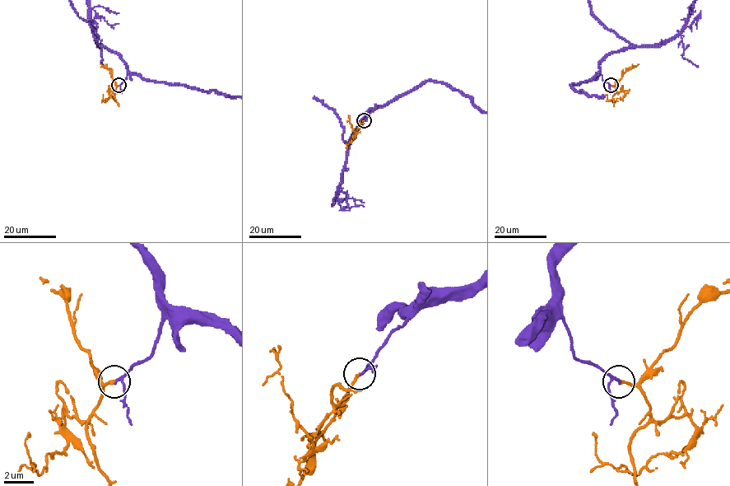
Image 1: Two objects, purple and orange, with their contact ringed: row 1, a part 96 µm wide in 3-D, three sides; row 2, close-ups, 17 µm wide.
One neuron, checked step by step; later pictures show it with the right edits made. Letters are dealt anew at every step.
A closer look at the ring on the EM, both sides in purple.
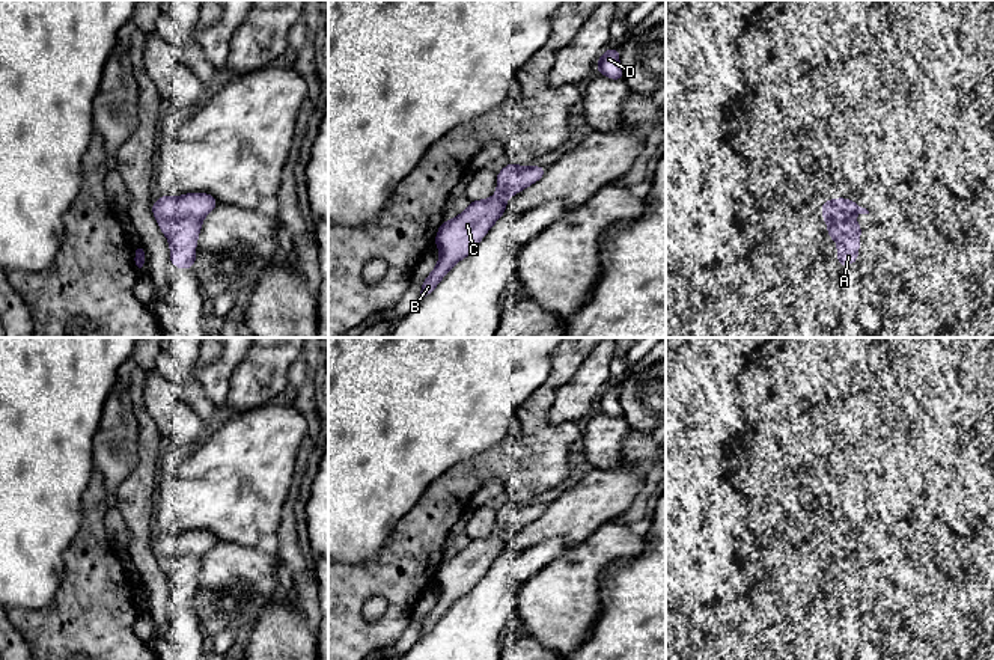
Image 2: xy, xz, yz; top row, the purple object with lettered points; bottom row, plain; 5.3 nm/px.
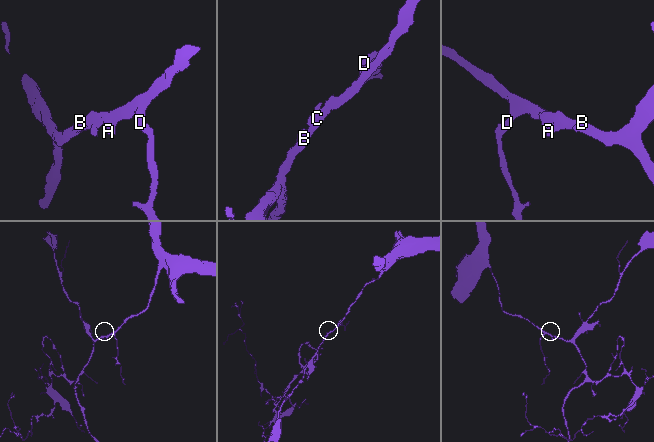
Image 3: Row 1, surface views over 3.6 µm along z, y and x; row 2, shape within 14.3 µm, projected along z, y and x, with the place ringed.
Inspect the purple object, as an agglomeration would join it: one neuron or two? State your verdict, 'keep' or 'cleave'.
keep

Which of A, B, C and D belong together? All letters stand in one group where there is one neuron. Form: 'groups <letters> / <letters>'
groups A B C D

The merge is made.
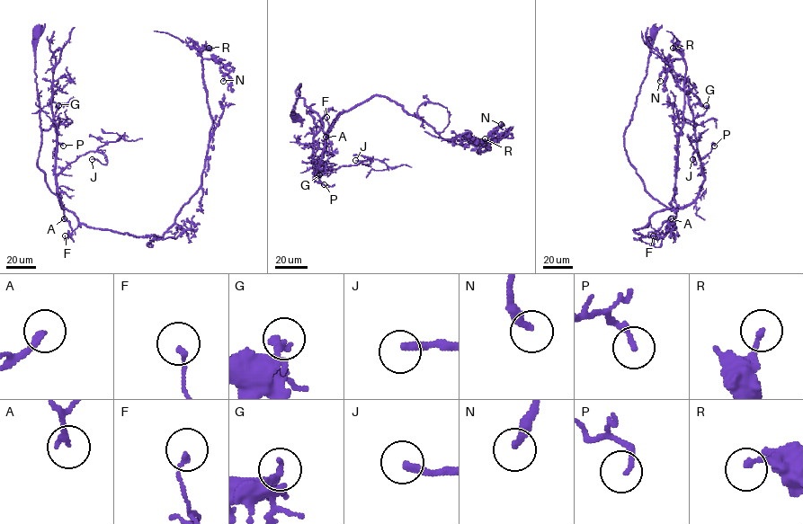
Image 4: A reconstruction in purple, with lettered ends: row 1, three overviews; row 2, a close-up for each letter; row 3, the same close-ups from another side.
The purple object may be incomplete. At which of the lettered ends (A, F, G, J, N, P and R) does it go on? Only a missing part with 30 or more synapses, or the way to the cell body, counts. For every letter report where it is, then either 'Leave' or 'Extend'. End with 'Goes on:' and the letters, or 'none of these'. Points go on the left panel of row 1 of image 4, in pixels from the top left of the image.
A: Place: (64, 218). Leave
F: Place: (65, 235). Leave
G: Place: (58, 105). Leave
J: Place: (92, 159). Leave
N: Place: (223, 81). Leave
P: Place: (63, 146). Leave
R: Place: (209, 48). Leave
Goes on: none of these

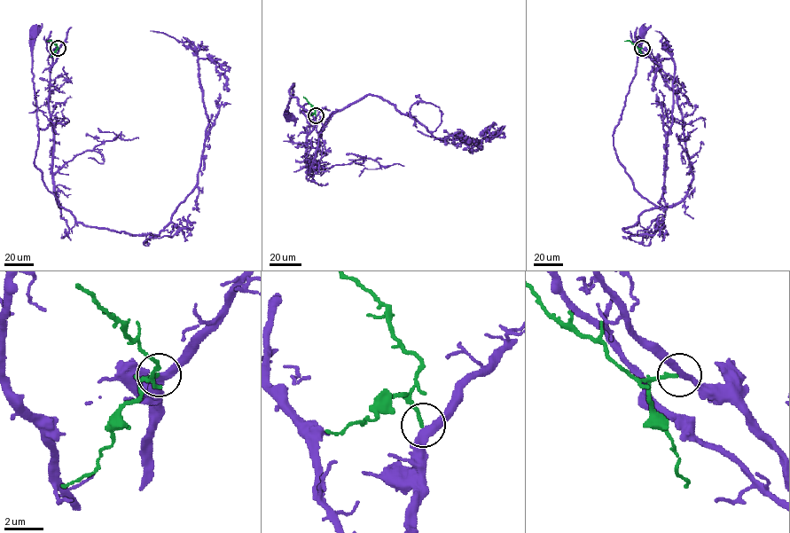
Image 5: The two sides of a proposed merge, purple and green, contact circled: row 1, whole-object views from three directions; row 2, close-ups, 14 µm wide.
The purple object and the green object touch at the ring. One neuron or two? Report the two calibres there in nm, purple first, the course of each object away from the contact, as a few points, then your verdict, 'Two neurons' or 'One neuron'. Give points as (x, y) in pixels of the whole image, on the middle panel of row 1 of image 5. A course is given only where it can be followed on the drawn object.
Thickness 340 nm (purple) against 180 nm. Course of purple: (316, 115), (307, 136), (310, 171), (319, 133), (313, 115), (289, 93), (293, 84), (286, 109), (289, 117). Course of green: (316, 115), (312, 106), (303, 97). One neuron

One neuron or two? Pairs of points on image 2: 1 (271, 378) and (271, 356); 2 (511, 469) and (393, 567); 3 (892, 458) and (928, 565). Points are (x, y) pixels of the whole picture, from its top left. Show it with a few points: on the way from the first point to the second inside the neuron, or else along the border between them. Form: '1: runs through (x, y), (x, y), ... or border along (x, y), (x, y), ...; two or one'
1: runs through (271, 372), (271, 362); one
2: runs through (479, 470), (429, 520), (420, 535); one
3: runs through (892, 485), (892, 529), (901, 538); one

